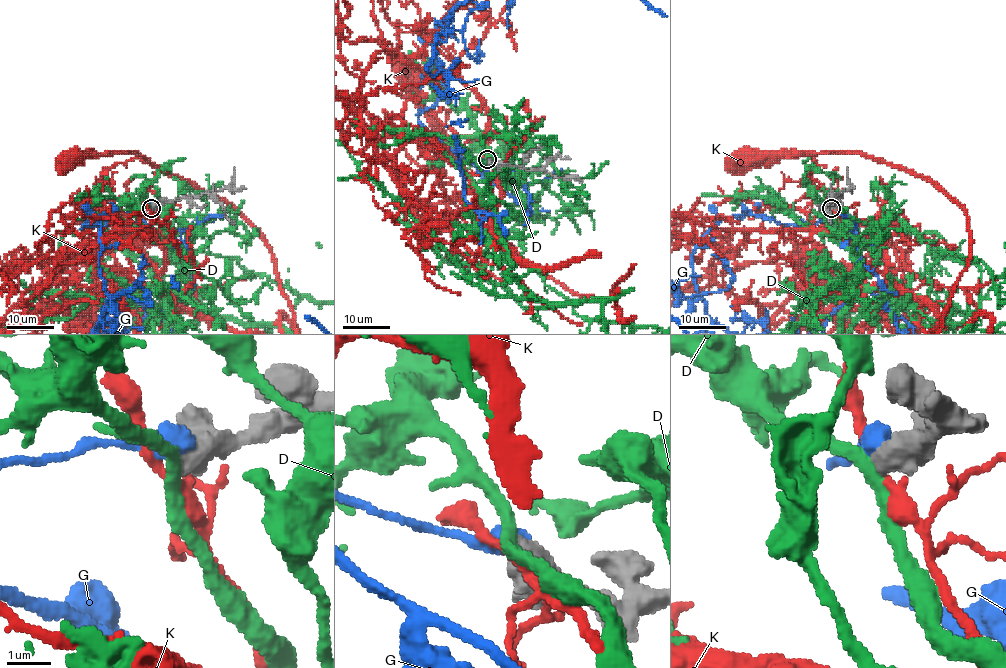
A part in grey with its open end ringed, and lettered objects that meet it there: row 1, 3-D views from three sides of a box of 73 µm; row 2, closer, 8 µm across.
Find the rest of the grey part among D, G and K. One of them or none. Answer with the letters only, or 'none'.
none

